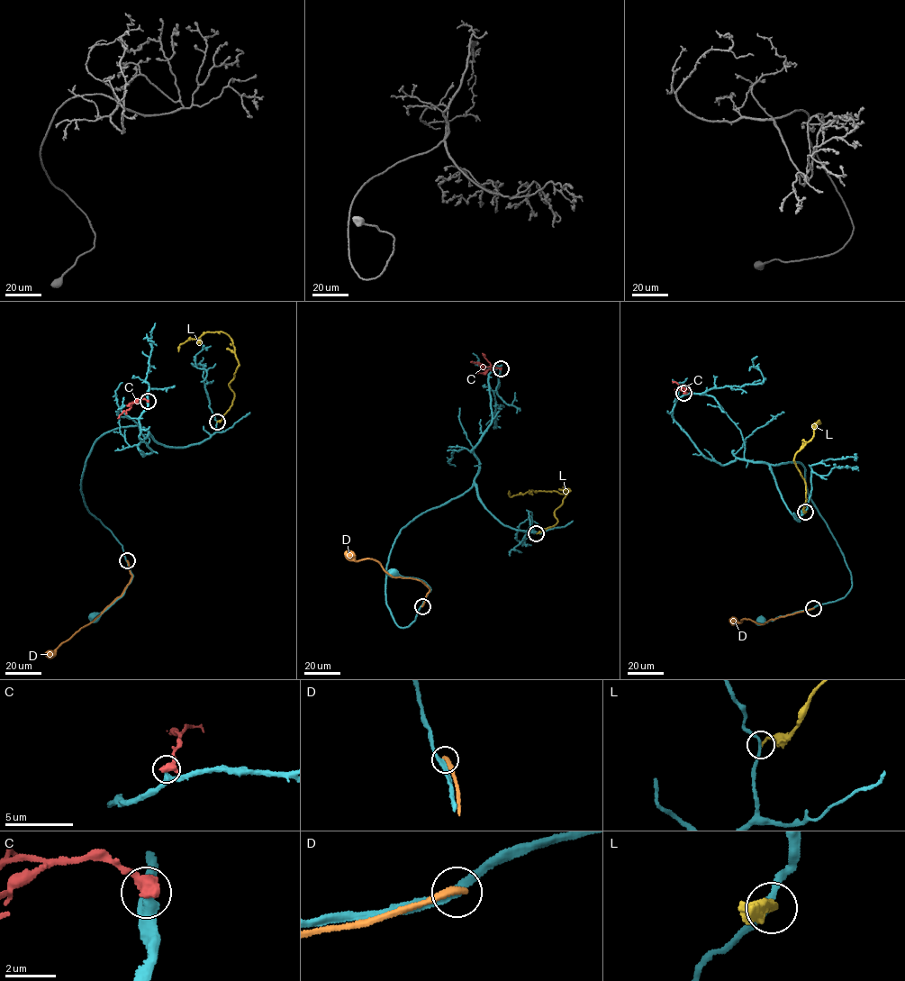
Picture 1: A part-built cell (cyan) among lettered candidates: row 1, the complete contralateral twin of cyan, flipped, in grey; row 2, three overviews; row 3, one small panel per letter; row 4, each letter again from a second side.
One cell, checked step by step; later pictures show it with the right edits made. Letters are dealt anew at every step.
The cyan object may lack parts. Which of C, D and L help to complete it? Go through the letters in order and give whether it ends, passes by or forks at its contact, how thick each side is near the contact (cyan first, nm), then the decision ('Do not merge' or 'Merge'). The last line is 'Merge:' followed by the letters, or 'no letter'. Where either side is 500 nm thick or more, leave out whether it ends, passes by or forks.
C: Thickness 280 nm (cyan) against 600 nm. Do not merge
D: It ends there. Thickness 300 nm (cyan) against 320 nm. Do not merge
L: It ends there. Thickness 200 nm (cyan) against 200 nm. Do not merge
Merge: no letter

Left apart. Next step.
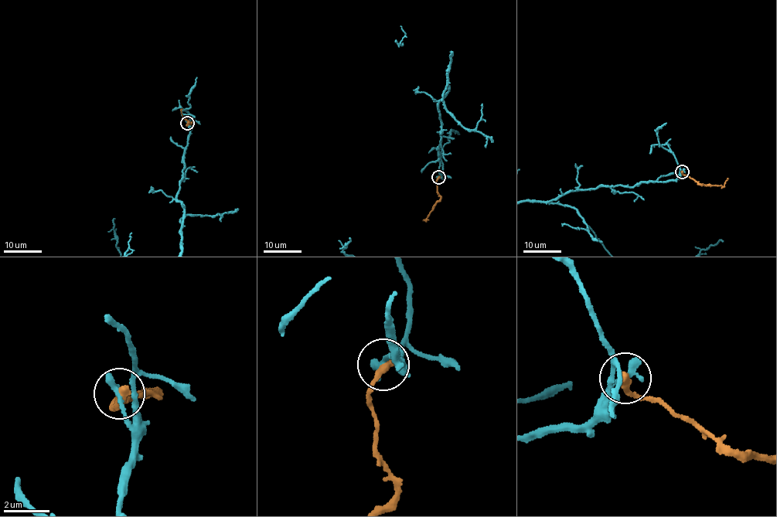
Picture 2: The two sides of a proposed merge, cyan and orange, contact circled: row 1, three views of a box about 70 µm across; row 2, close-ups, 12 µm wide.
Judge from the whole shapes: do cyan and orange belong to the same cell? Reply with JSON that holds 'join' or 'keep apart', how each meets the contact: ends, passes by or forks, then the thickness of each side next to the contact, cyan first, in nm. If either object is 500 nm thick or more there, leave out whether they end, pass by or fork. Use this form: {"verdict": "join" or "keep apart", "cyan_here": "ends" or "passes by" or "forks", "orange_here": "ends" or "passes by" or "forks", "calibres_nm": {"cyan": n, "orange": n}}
{"verdict": "keep apart", "cyan_here": "ends", "orange_here": "ends", "calibres_nm": {"cyan": 360, "orange": 400}}

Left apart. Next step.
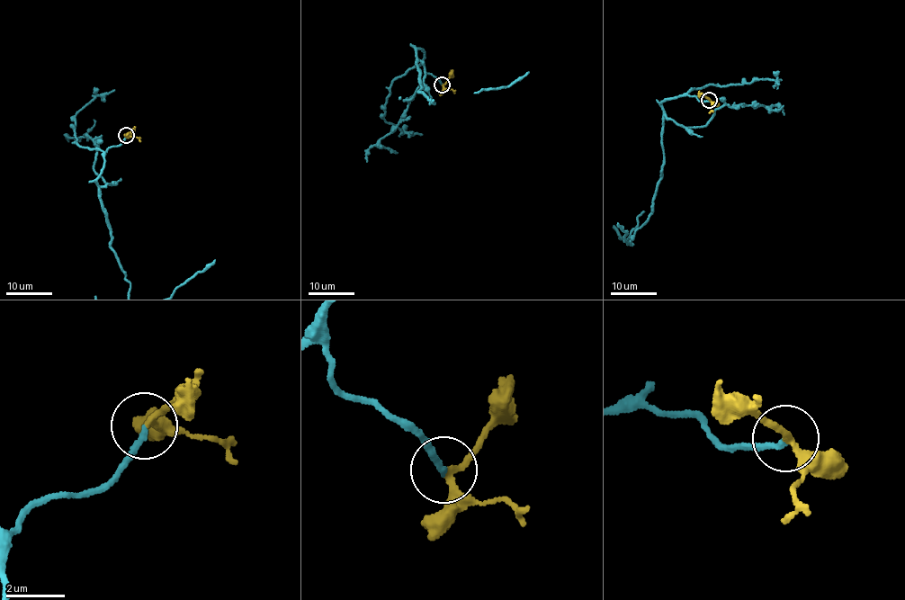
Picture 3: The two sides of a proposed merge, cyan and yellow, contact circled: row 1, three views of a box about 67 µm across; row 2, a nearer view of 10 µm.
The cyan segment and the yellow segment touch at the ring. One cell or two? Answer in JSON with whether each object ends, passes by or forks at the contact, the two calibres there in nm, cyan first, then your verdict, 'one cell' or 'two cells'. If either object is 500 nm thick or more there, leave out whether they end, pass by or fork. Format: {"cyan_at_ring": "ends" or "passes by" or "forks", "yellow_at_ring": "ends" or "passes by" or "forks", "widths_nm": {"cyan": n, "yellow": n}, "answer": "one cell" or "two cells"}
{"cyan_at_ring": "ends", "yellow_at_ring": "passes by", "widths_nm": {"cyan": 190, "yellow": 200}, "answer": "one cell"}

